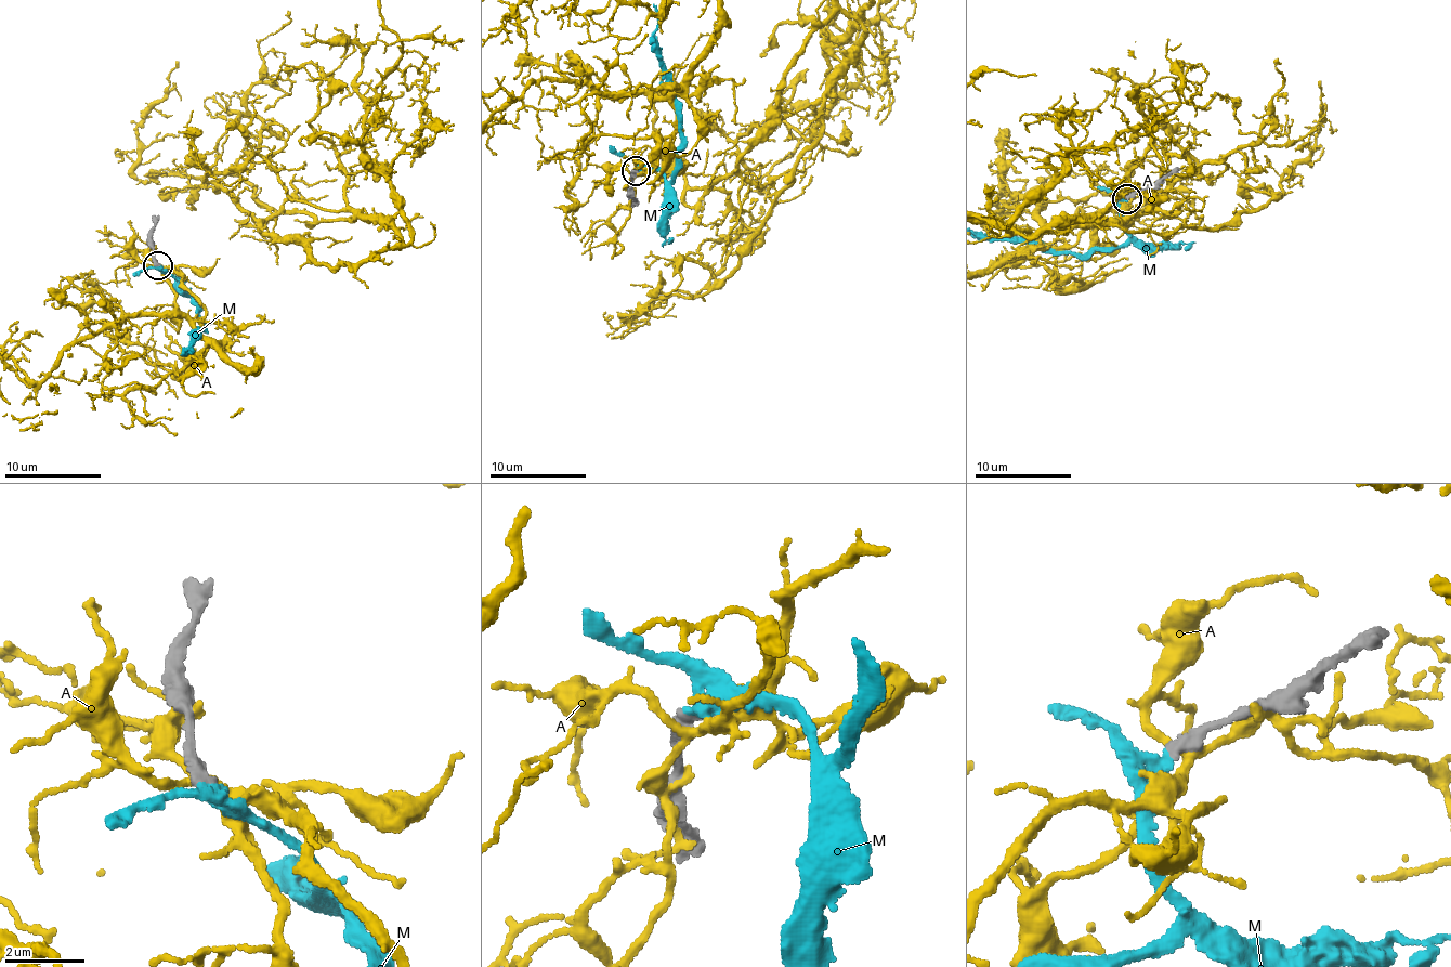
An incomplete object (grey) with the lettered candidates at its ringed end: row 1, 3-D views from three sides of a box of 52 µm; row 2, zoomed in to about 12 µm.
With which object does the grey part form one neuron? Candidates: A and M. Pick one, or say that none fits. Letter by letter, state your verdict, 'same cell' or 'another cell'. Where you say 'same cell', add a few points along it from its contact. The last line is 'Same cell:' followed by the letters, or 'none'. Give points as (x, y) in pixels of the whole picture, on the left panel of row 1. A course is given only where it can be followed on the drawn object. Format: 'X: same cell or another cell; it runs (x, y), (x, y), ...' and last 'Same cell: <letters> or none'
A: another cell
M: same cell; it runs (156, 264), (172, 274), (195, 299), (205, 332), (197, 329), (199, 340), (190, 353)
Same cell: M

